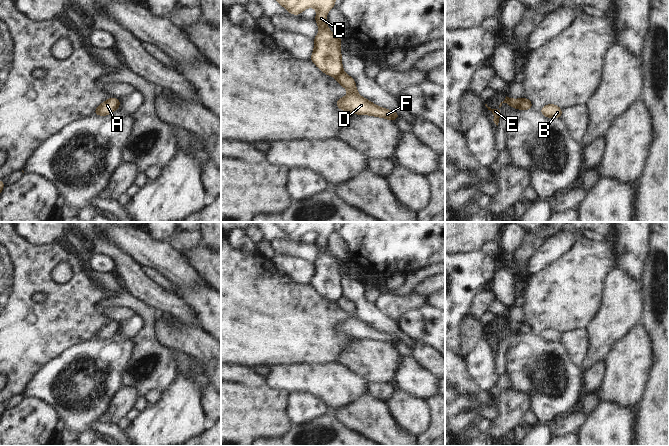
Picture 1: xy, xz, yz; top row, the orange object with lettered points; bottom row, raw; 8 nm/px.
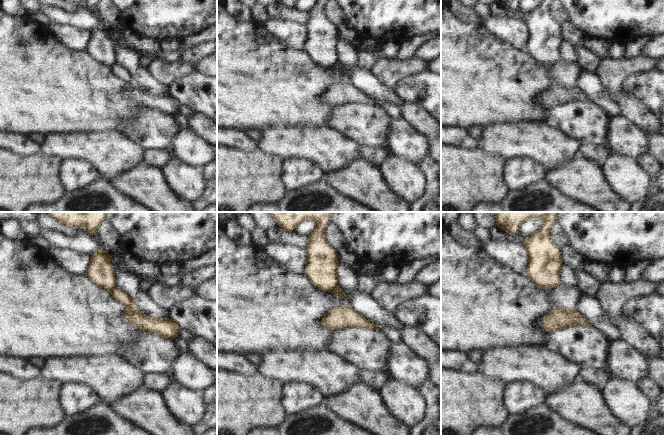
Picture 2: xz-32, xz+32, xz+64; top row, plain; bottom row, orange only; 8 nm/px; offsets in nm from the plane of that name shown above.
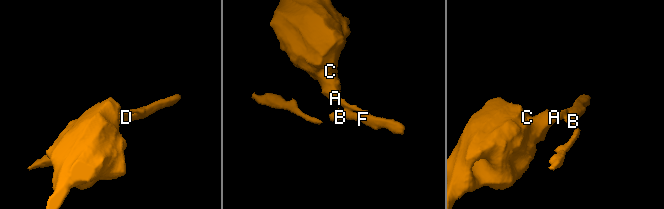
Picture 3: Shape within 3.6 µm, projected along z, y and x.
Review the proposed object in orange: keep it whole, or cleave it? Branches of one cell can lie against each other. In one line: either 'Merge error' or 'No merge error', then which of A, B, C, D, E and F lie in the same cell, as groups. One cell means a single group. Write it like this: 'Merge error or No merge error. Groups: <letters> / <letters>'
Merge error. Groups: A C E / B D F.

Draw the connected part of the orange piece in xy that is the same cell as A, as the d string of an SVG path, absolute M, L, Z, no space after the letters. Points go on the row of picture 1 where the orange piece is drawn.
M111 97L105 102L103 102L101 105L99 105L93 115L100 115L105 116L113 113L115 110L117 110L117 104L119 103L119 99Z

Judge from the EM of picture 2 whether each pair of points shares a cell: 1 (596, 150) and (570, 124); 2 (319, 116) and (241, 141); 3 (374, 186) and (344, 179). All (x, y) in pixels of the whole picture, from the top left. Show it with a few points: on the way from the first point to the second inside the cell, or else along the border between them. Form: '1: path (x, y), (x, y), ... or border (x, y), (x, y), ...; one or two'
1: border (581, 143), (605, 146); two
2: border (227, 128), (235, 128), (244, 132); two
3: path (367, 186), (360, 181), (351, 181); one

